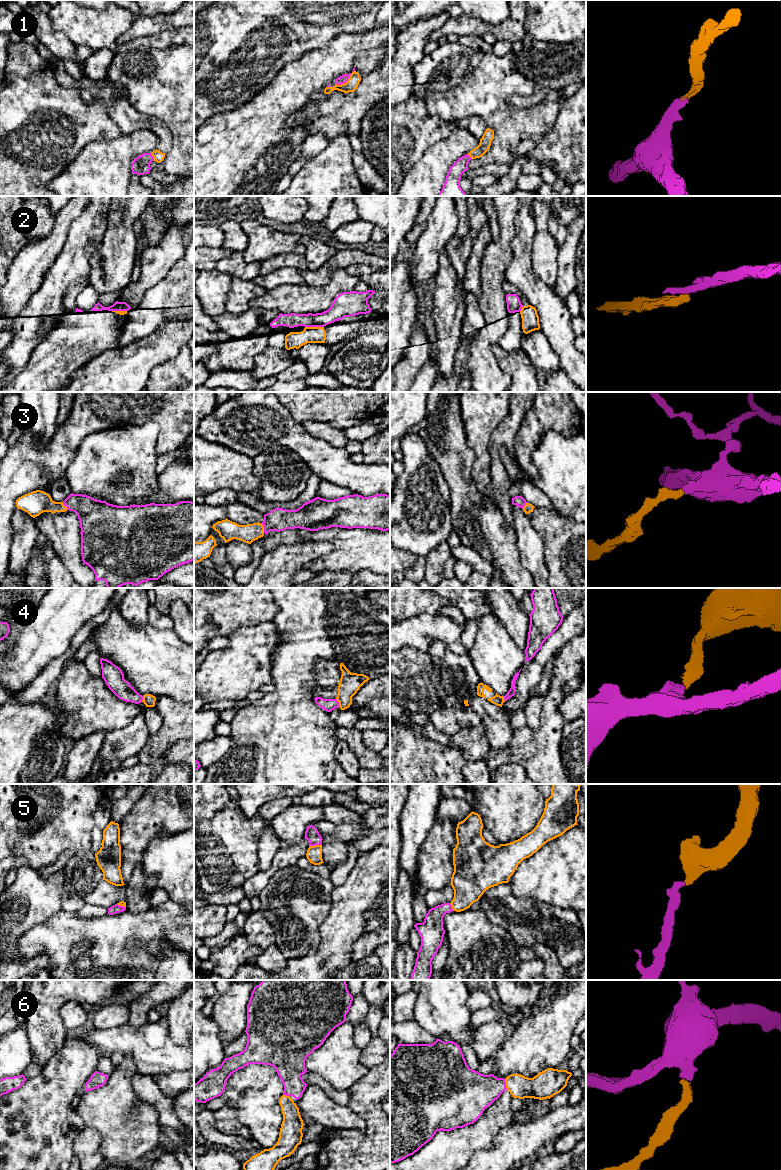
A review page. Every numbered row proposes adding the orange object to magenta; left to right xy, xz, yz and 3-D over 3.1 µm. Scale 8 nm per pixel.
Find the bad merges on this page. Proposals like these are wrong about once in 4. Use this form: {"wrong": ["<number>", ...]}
{"wrong": ["2"]}

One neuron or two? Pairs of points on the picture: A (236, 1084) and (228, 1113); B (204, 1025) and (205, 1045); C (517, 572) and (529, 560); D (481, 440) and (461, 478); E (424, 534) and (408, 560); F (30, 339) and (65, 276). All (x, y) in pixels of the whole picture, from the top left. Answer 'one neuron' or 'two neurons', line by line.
A: two neurons
B: one neuron
C: two neurons
D: two neurons
E: two neurons
F: one neuron

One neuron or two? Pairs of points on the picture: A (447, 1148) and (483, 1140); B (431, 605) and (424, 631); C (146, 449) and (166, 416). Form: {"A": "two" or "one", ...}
{"A": "one", "B": "two", "C": "two"}

